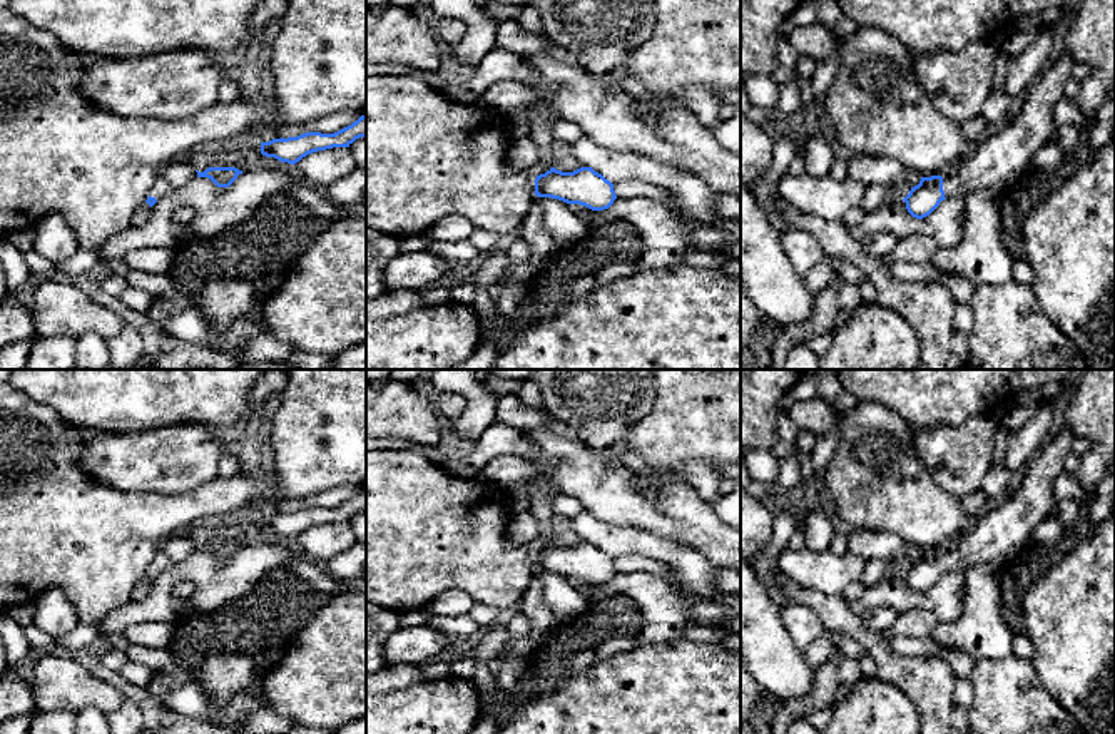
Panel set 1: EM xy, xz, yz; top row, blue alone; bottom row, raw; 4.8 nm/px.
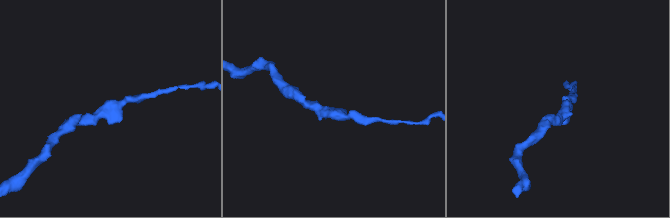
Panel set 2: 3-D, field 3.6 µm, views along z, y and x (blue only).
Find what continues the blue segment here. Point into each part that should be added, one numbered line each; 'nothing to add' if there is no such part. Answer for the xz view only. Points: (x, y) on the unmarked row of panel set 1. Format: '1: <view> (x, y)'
1: xz (544, 632)

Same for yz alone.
1: yz (1000, 535)

